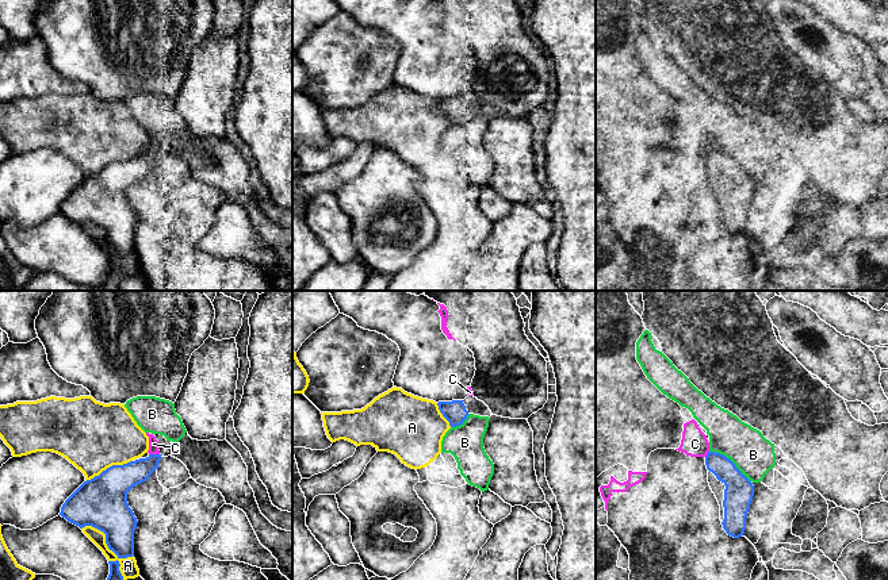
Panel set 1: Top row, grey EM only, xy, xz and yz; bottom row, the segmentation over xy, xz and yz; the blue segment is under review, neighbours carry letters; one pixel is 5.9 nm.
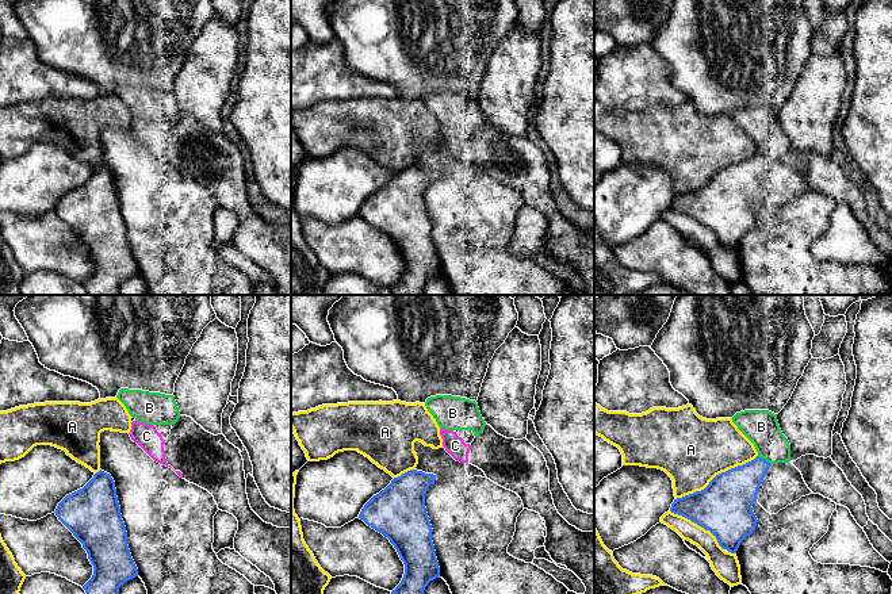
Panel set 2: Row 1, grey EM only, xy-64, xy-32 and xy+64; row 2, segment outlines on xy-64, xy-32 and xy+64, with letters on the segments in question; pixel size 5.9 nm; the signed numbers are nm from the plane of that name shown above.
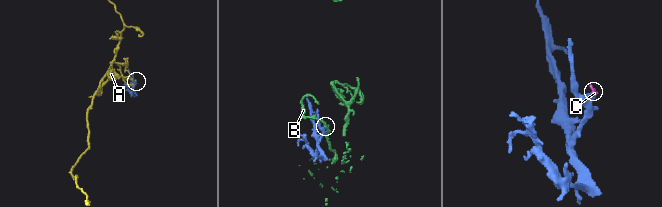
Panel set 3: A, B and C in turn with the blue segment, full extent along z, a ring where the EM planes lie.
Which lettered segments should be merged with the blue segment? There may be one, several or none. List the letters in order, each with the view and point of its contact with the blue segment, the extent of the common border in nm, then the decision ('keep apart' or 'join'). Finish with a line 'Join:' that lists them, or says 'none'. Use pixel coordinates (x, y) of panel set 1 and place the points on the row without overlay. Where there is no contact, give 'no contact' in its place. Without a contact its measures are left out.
A: xy (107, 242) | 400 nm | keep apart
B: yz (731, 158) | 320 nm | keep apart
C: xy (154, 152) | 60 nm | keep apart
Join: none

